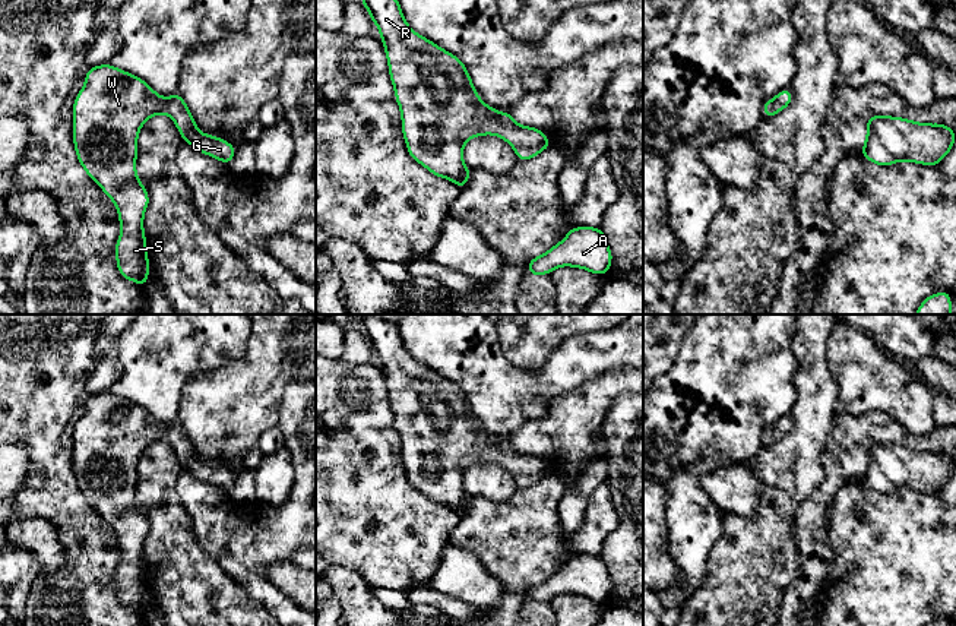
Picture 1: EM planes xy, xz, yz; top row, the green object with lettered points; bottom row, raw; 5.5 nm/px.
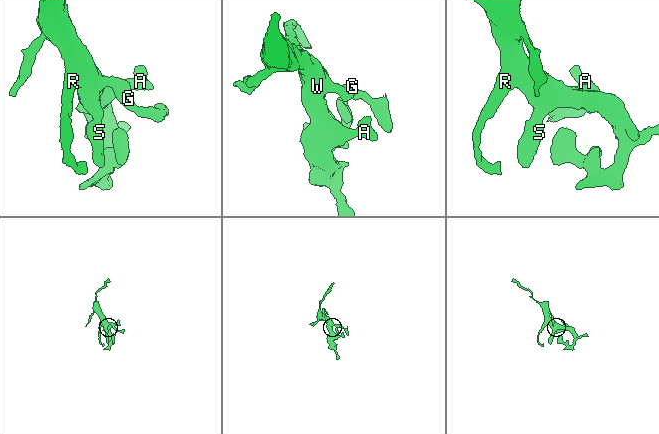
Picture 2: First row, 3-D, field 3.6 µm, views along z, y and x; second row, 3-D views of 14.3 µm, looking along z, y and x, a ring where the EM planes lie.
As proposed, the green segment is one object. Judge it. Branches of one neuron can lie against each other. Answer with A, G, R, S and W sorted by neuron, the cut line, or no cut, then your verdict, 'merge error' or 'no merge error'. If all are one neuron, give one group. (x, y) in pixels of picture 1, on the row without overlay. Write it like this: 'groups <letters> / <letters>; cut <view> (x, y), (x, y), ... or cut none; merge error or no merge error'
groups A G R S W; cut none; no merge error

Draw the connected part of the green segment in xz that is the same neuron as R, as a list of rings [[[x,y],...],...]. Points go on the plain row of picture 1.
[[[365,317],[358,325],[373,351],[380,357],[389,404],[401,434],[402,462],[414,489],[424,493],[431,502],[447,506],[463,516],[471,497],[465,493],[462,481],[471,465],[496,462],[512,472],[519,489],[531,487],[551,475],[548,464],[539,456],[517,452],[509,439],[500,440],[484,431],[465,392],[452,380],[414,360],[402,342],[396,323]]]

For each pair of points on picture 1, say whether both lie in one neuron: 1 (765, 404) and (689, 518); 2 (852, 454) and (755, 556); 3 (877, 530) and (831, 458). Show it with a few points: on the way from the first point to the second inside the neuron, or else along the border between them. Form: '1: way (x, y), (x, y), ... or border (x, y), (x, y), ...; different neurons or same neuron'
1: way (736, 429), (689, 476), (689, 489); same neuron
2: border (819, 489), (795, 512), (794, 540), (797, 547); different neurons
3: border (858, 479), (835, 495), (831, 514); different neurons

